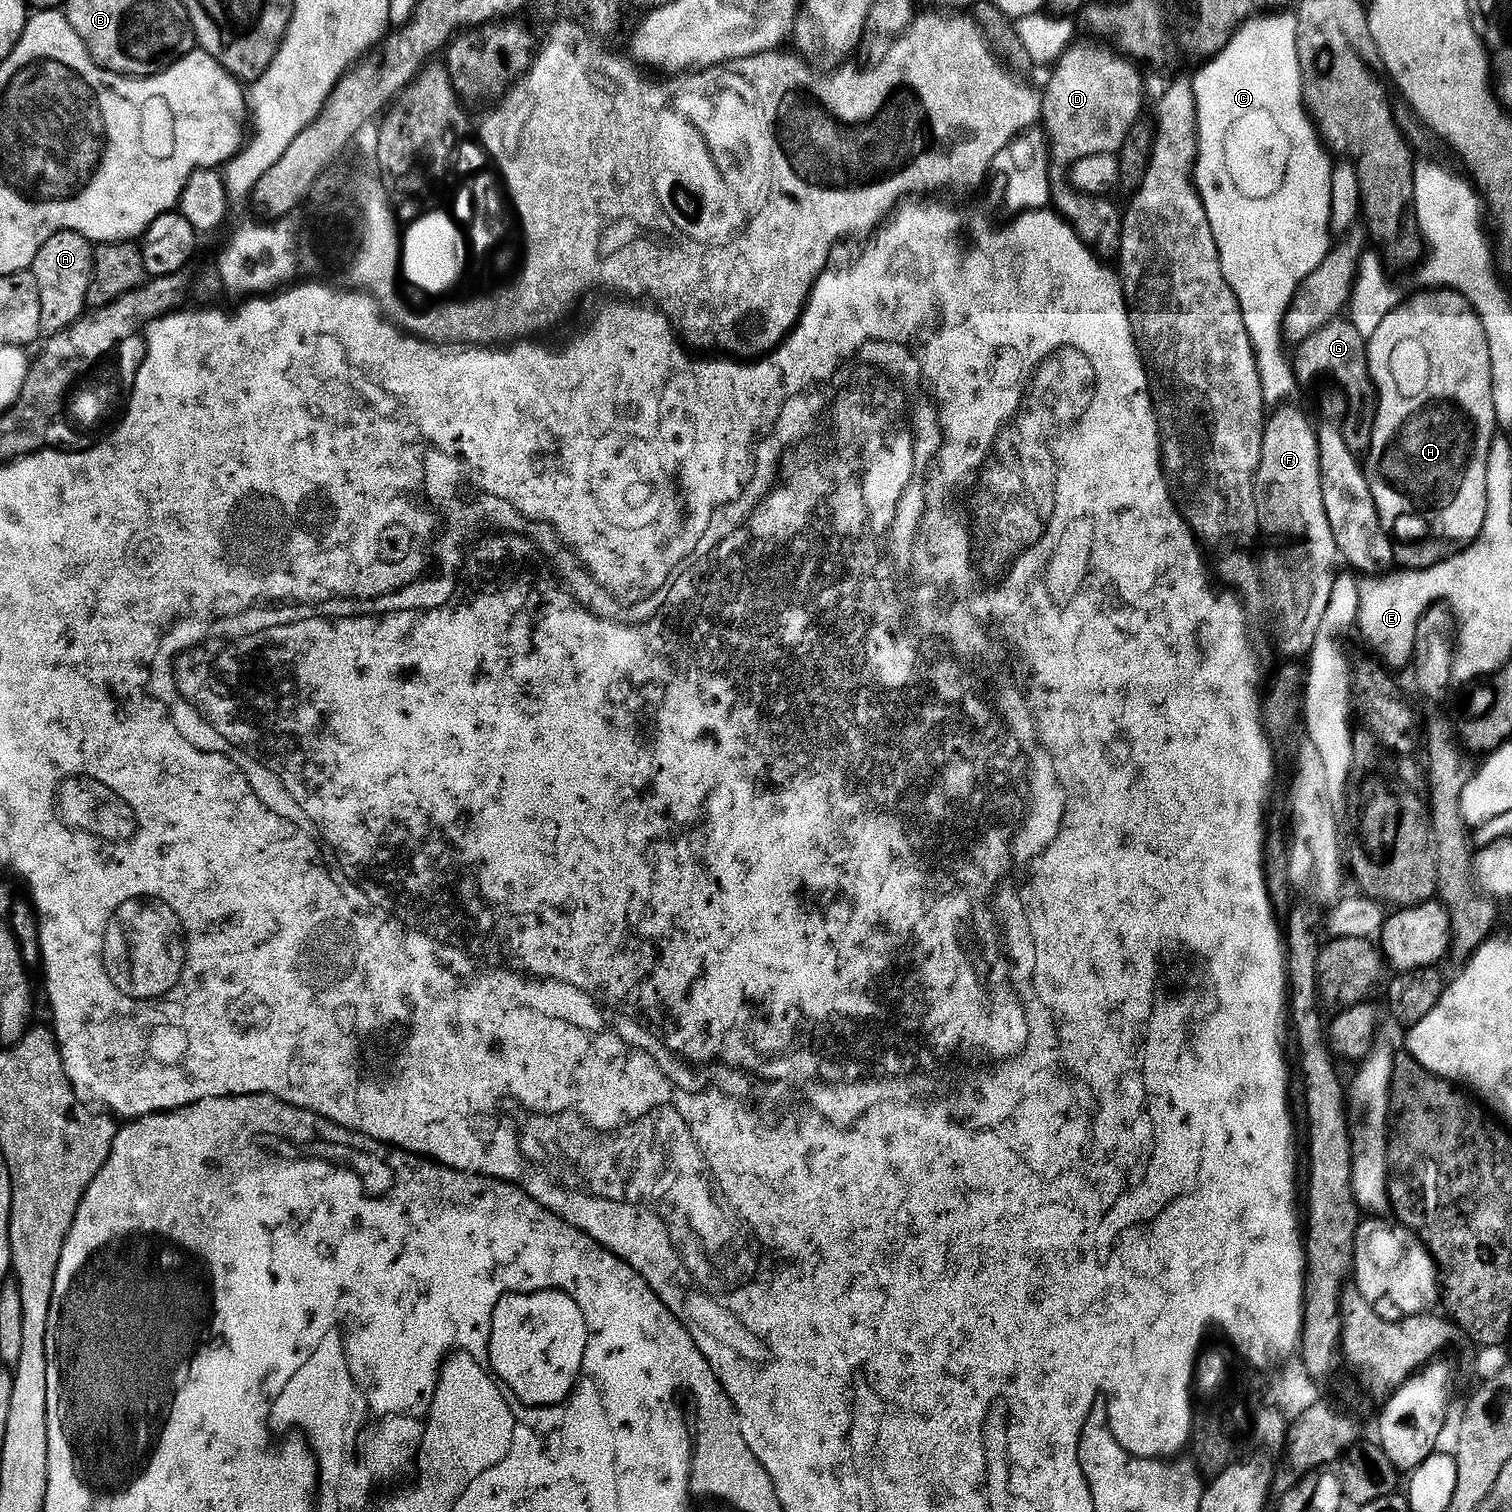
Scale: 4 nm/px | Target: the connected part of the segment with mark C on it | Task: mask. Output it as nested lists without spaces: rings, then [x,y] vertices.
[[[1272,10],[1267,14],[1251,16],[1245,24],[1236,29],[1236,33],[1222,46],[1220,52],[1205,59],[1201,64],[1204,65],[1191,79],[1192,93],[1196,99],[1196,163],[1194,165],[1196,193],[1200,195],[1202,206],[1206,210],[1206,218],[1210,222],[1212,237],[1220,255],[1224,281],[1228,283],[1228,287],[1231,288],[1237,302],[1240,303],[1240,313],[1248,330],[1248,336],[1252,339],[1253,351],[1257,357],[1257,367],[1260,370],[1265,399],[1269,405],[1276,406],[1287,401],[1284,399],[1287,398],[1292,386],[1294,387],[1293,365],[1287,359],[1284,361],[1285,345],[1282,343],[1284,316],[1287,315],[1293,296],[1299,290],[1301,282],[1319,266],[1330,249],[1328,223],[1330,222],[1330,182],[1334,164],[1333,161],[1328,161],[1329,153],[1305,109],[1304,97],[1300,95],[1300,63],[1296,53],[1295,11]]]

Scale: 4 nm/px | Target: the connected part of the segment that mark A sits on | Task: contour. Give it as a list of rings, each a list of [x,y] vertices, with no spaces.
[[[64,228],[42,242],[38,254],[34,254],[32,259],[30,274],[40,291],[40,326],[45,333],[62,331],[82,315],[93,271],[94,248],[82,234]]]

